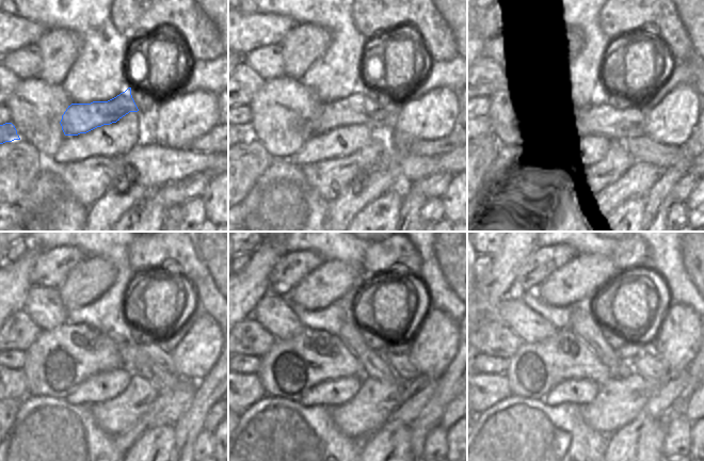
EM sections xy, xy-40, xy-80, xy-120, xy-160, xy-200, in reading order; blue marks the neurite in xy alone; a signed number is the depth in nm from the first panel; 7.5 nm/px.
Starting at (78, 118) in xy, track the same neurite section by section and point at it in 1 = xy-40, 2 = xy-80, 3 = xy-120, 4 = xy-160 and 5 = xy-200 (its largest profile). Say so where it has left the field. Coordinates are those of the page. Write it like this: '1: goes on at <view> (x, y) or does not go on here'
1: goes on at xy-40 (358, 109)
2: goes on at xy-80 (592, 110)
3: goes on at xy-120 (165, 361)
4: goes on at xy-160 (403, 365)
5: goes on at xy-200 (651, 366)

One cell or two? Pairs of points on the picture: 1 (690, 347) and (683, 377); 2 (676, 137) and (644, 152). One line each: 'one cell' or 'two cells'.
1: two cells
2: two cells

